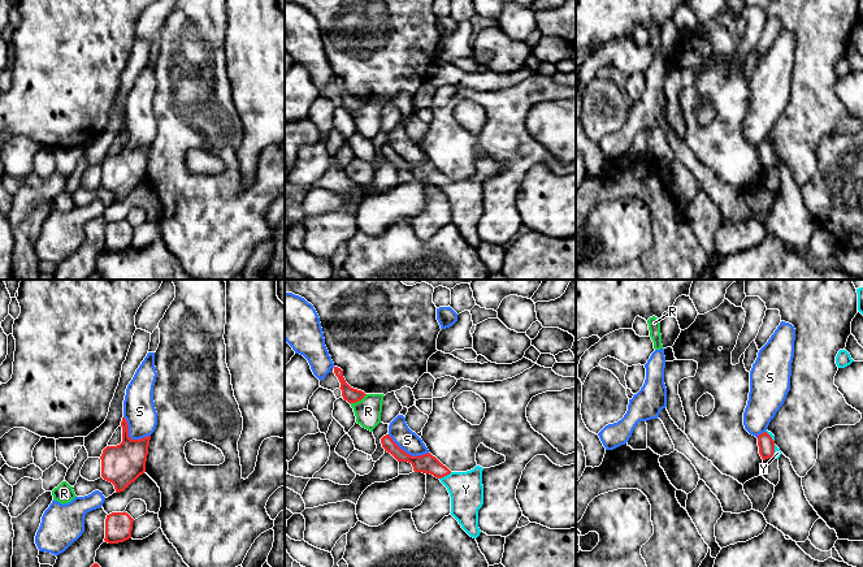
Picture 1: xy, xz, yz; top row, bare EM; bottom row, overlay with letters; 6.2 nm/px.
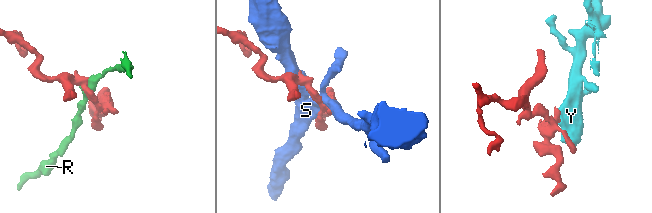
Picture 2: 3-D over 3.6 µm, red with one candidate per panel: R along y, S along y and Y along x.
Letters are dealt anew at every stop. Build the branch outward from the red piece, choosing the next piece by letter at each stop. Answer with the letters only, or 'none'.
Y

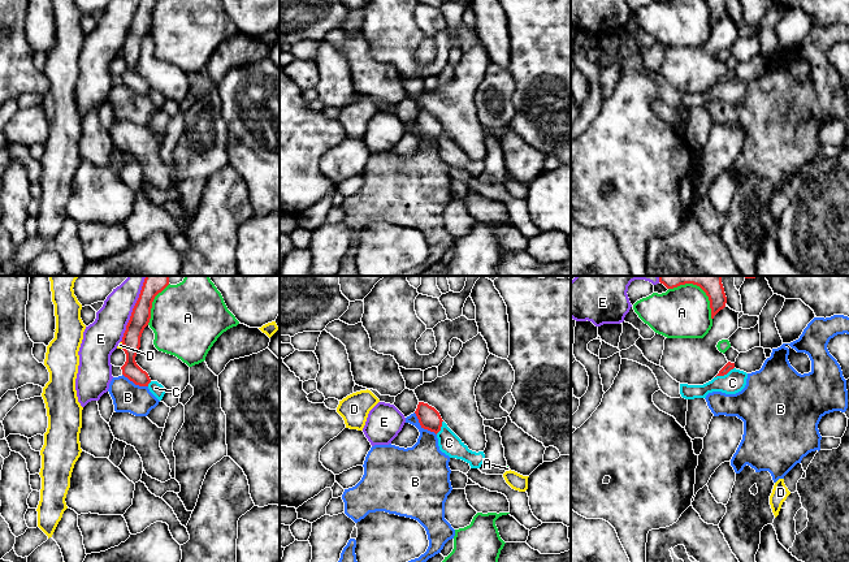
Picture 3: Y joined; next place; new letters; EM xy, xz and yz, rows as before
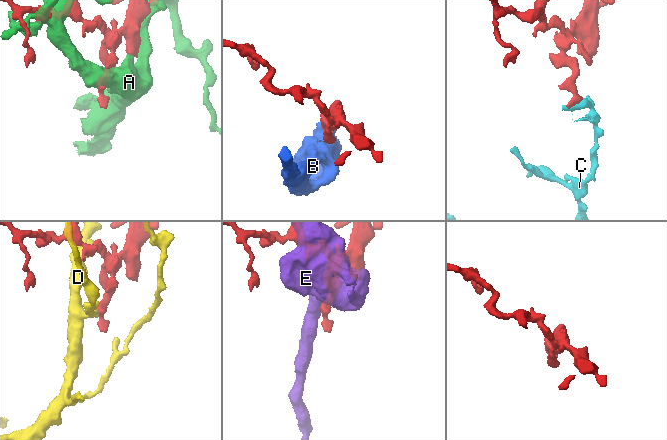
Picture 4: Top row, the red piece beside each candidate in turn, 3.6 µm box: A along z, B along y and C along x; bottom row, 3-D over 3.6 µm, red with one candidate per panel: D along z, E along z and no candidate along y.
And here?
none

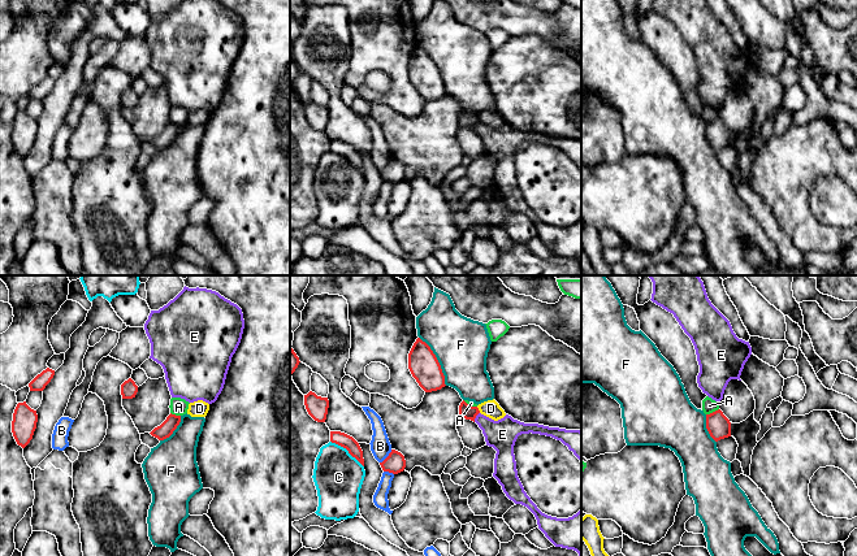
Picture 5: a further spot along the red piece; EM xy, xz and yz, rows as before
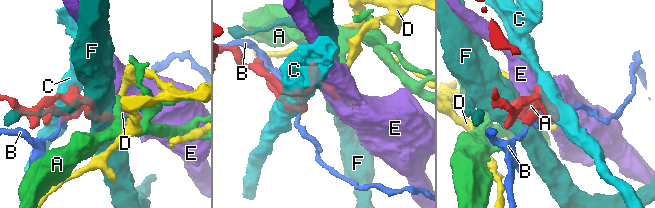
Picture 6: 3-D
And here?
none

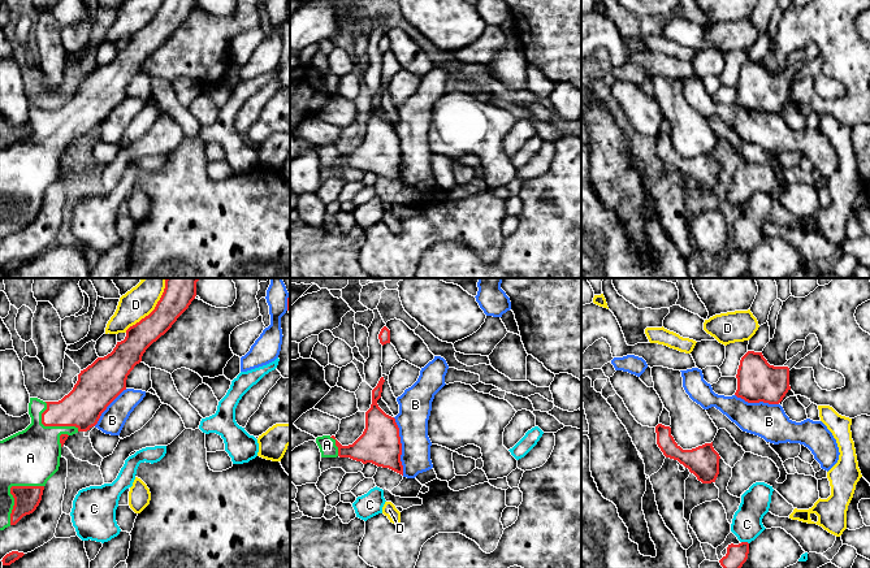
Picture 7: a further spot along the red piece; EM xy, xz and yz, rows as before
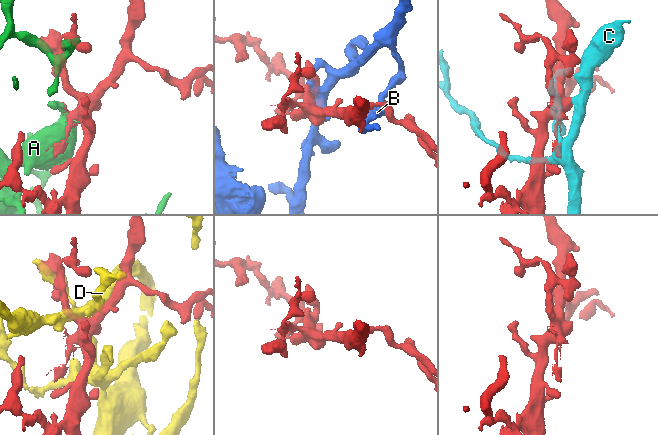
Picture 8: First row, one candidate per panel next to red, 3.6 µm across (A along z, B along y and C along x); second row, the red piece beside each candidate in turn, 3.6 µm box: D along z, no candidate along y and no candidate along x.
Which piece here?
A

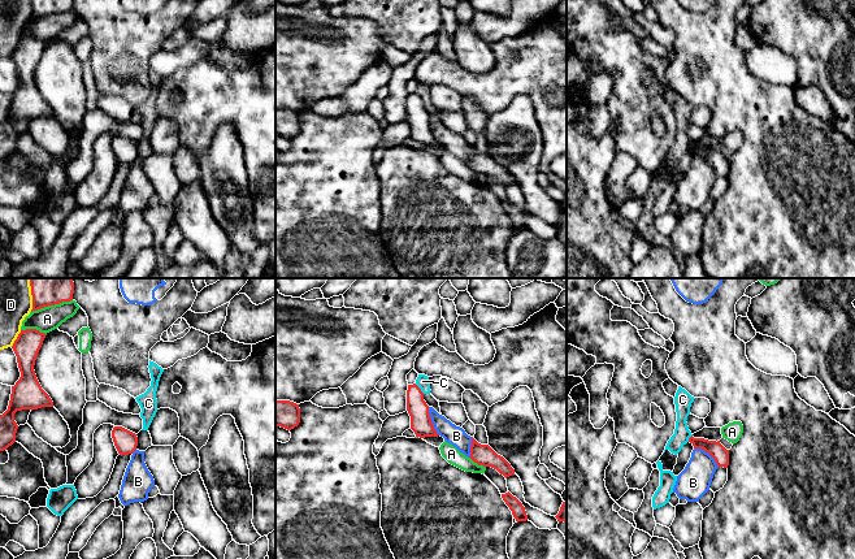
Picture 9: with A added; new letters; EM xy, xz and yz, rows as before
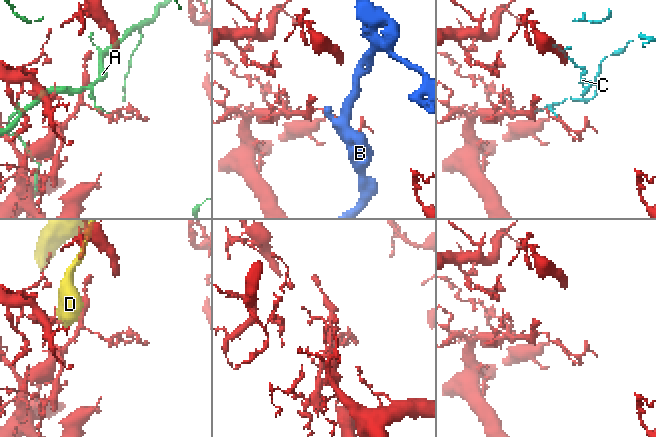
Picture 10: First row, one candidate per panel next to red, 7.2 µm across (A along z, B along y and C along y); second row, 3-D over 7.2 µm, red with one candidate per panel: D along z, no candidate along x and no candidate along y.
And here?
none

